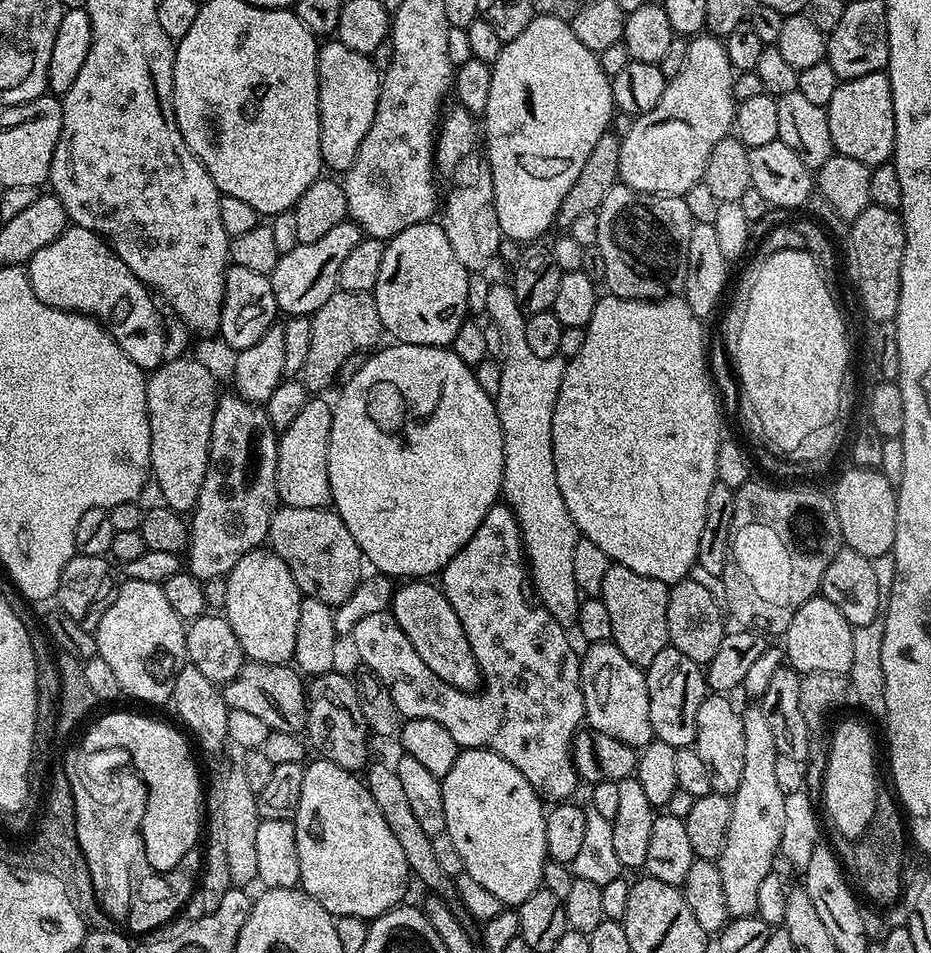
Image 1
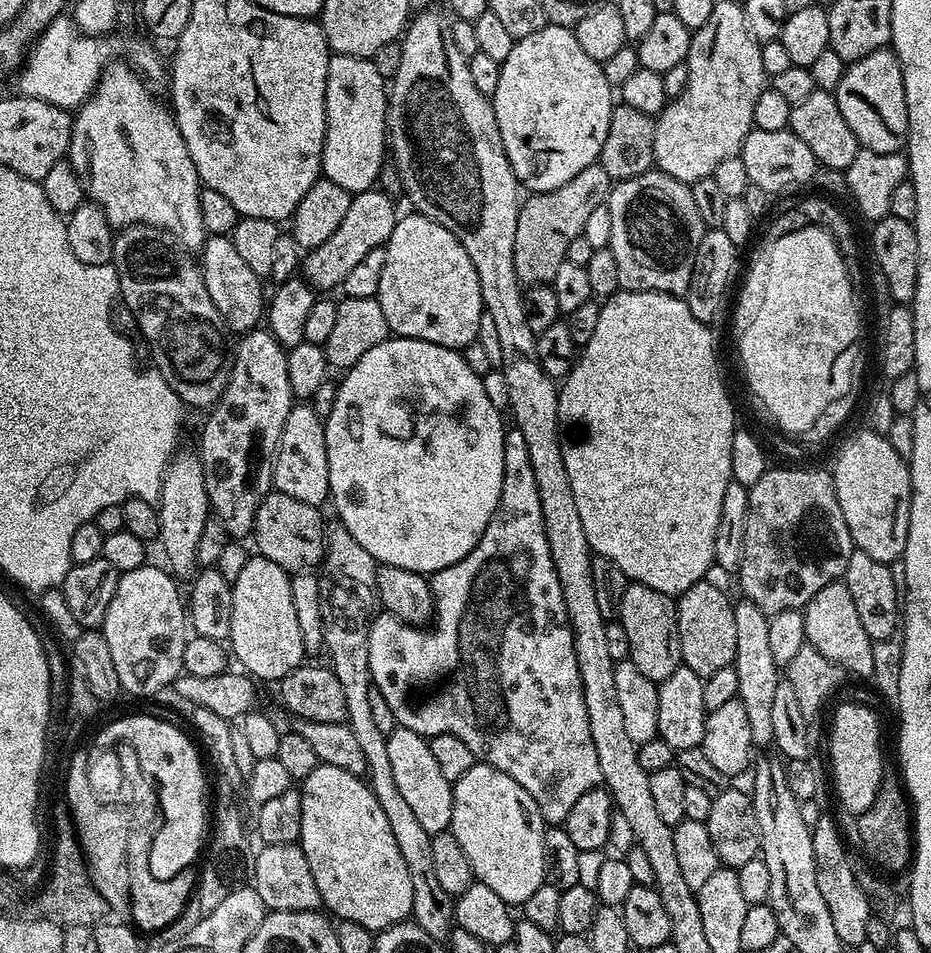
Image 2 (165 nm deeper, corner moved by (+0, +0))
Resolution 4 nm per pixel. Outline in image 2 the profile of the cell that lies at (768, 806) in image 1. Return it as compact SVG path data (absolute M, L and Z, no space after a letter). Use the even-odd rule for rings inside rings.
M741 599L734 610L734 626L738 630L738 646L734 667L738 674L737 697L746 710L746 719L750 722L750 738L757 749L769 747L774 738L774 693L778 690L782 672L774 662L770 651L769 613L763 612L754 602Z

